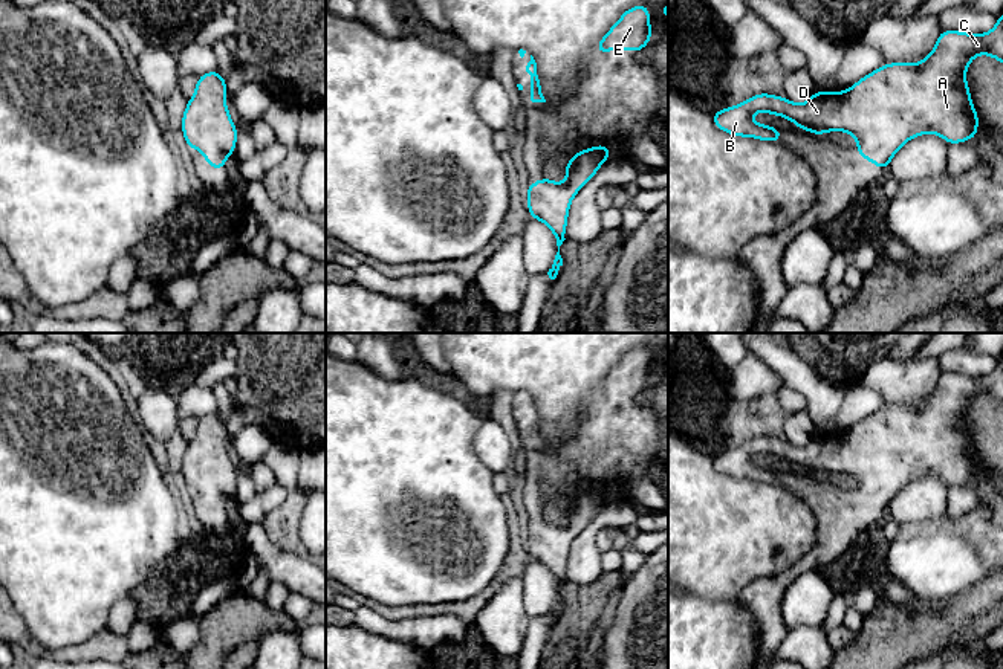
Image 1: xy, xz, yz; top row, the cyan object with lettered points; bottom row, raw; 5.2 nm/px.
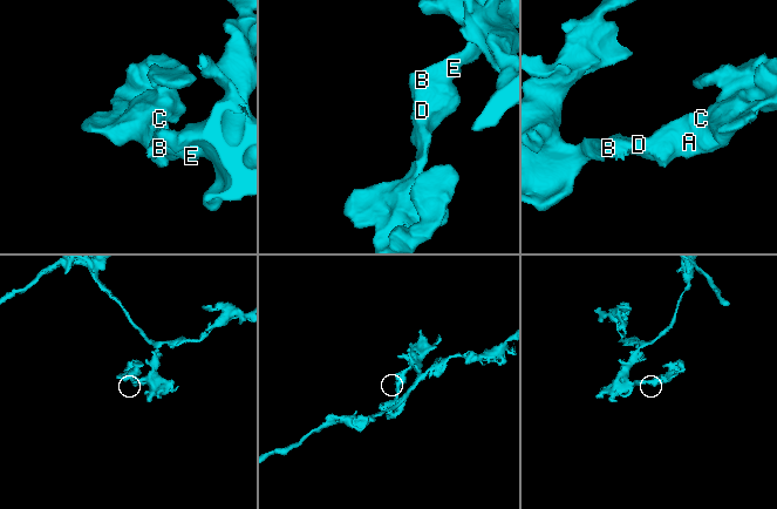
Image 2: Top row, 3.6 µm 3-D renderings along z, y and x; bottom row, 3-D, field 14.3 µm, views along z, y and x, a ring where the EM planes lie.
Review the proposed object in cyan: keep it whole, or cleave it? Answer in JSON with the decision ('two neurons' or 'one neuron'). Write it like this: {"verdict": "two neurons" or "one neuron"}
{"verdict": "one neuron"}

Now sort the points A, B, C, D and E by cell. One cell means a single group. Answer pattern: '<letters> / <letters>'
A B C D E

